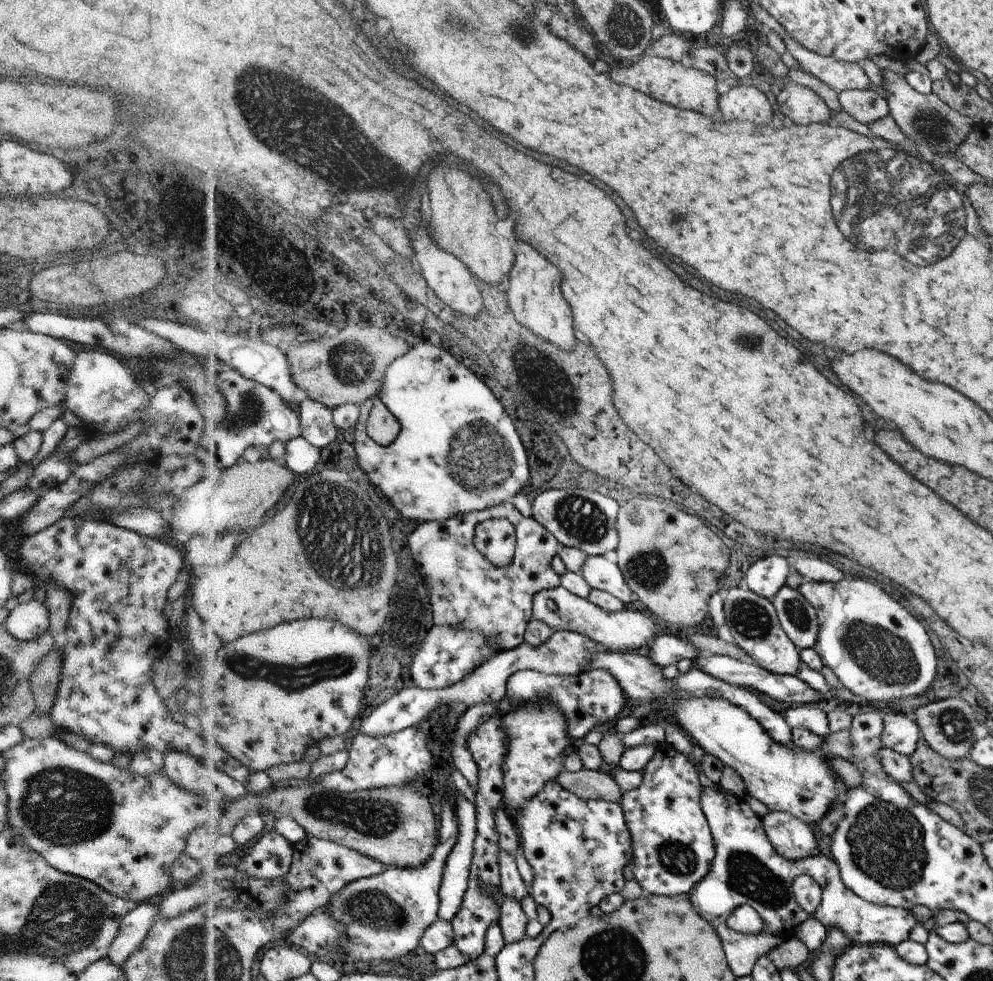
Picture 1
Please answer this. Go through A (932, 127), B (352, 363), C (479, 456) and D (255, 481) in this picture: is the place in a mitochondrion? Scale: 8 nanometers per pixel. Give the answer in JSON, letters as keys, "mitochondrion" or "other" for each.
{"A":"mitochondrion","B":"mitochondrion","C":"mitochondrion","D":"other"}

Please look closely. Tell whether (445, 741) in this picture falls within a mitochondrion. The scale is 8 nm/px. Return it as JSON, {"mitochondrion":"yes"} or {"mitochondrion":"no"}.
{"mitochondrion":"no"}

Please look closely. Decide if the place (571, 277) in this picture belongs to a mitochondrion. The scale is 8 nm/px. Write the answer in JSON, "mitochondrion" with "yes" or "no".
{"mitochondrion":"no"}

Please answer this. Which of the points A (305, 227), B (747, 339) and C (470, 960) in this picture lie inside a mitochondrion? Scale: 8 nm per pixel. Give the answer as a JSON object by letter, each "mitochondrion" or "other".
{"A":"other","B":"mitochondrion","C":"other"}

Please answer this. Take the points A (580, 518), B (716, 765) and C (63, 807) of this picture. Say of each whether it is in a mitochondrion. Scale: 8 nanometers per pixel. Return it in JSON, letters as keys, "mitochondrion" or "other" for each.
{"A":"mitochondrion","B":"other","C":"mitochondrion"}

